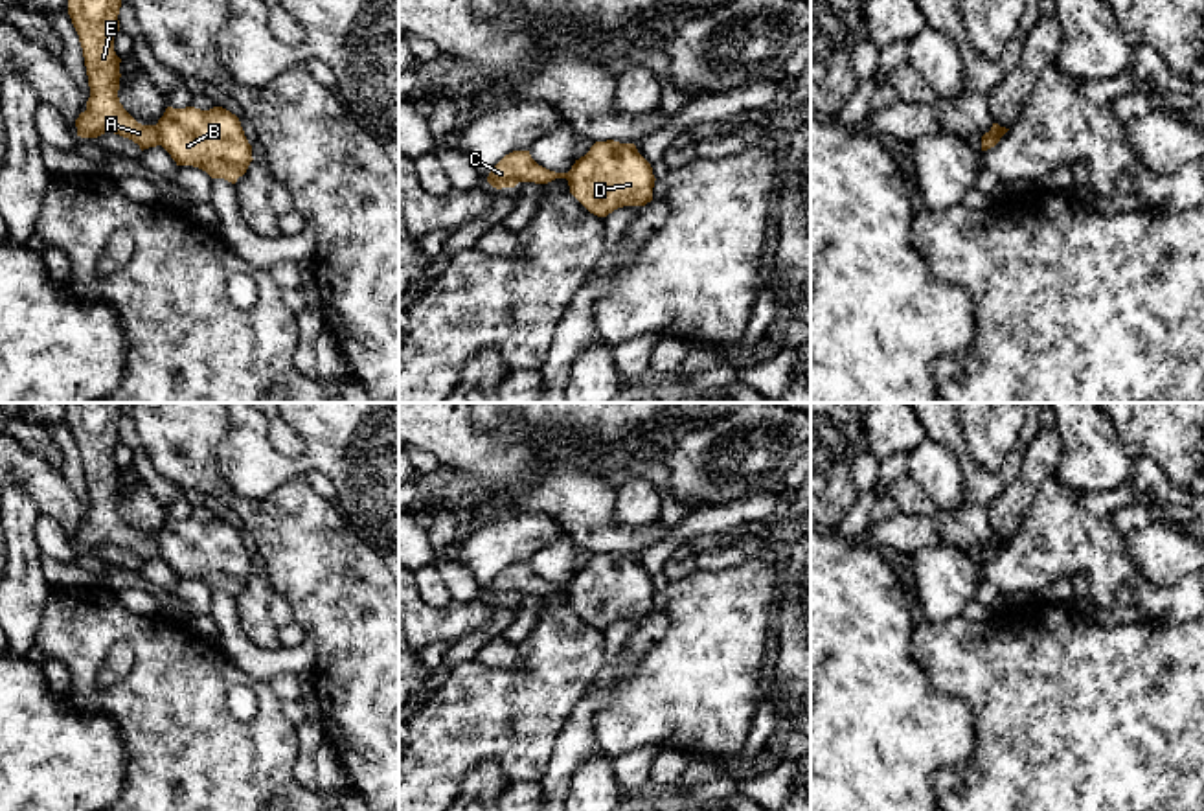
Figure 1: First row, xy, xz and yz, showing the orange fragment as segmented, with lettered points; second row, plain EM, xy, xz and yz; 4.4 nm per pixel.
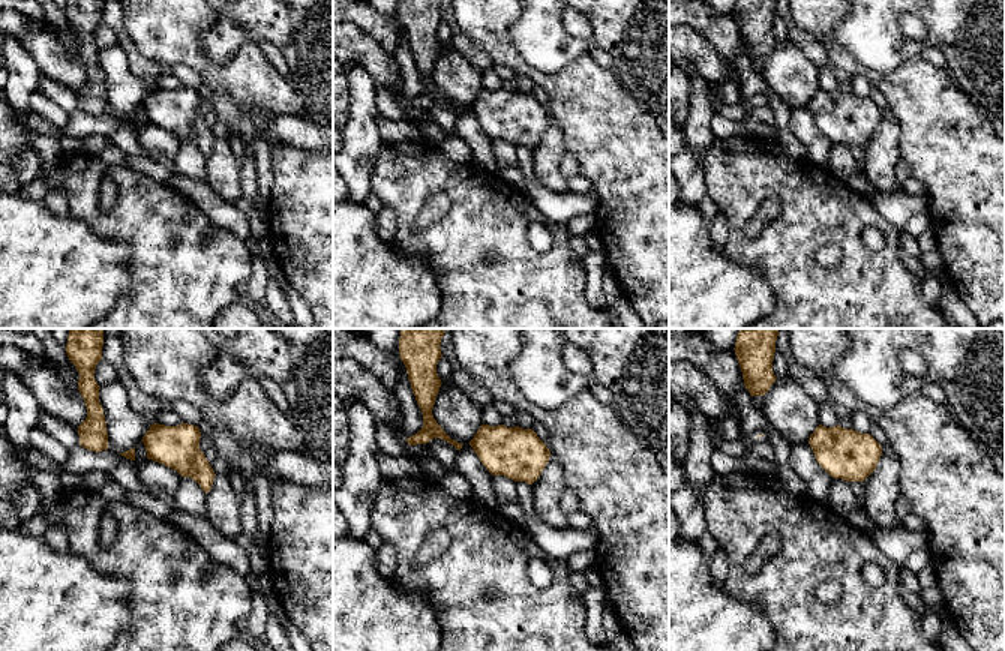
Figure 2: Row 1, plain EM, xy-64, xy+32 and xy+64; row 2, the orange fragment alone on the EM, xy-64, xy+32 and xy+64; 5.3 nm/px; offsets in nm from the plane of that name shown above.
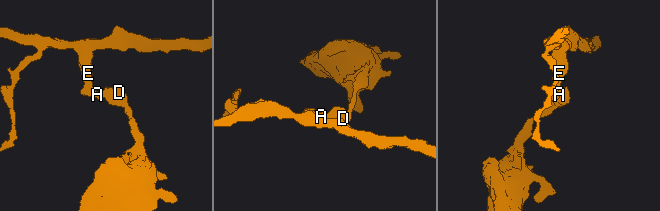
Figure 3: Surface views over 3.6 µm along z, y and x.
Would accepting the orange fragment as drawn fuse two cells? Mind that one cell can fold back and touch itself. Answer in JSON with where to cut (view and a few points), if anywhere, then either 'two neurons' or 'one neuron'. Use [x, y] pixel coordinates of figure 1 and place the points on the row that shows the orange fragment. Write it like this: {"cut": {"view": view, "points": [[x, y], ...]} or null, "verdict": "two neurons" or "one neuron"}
{"cut": {"view": "xy", "points": [[153, 125], [160, 144]]}, "verdict": "two neurons"}

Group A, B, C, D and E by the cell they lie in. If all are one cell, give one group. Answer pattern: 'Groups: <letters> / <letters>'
Groups: A C E / B D

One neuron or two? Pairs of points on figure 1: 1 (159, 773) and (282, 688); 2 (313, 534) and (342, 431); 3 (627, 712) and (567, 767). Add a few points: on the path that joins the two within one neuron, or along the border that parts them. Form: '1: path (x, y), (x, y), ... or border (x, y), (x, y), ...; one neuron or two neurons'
1: border (267, 685), (282, 703); two neurons
2: border (331, 502), (359, 536); two neurons
3: border (611, 699), (594, 719), (594, 740), (603, 754); two neurons

